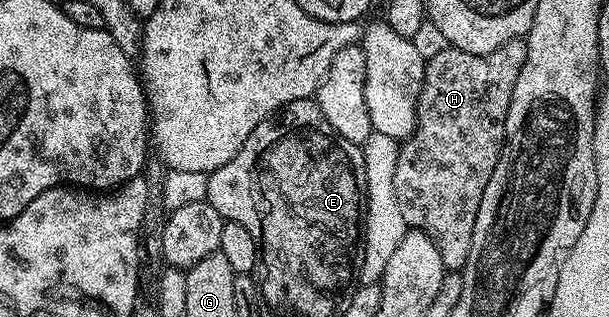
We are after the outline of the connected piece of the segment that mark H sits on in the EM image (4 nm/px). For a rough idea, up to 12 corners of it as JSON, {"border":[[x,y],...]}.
{"border":[[526,42],[426,60],[393,189],[462,272]]}

